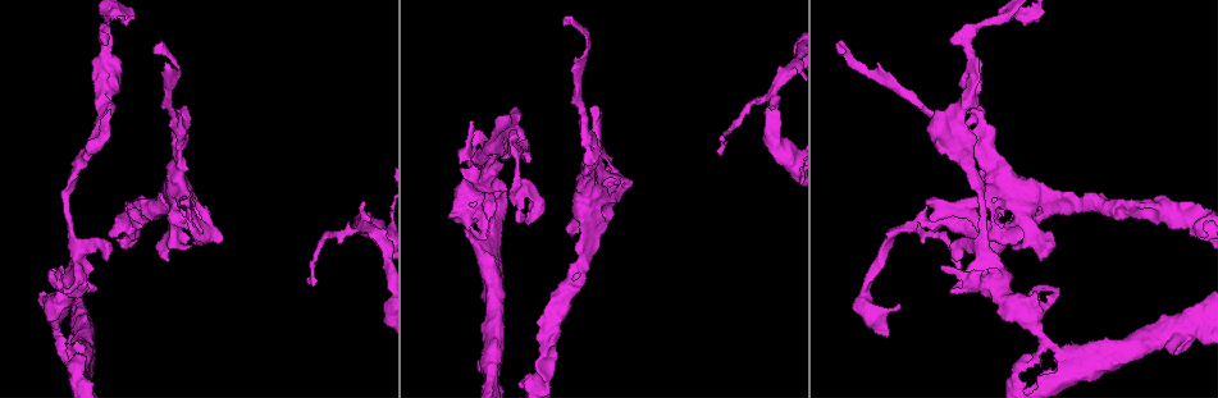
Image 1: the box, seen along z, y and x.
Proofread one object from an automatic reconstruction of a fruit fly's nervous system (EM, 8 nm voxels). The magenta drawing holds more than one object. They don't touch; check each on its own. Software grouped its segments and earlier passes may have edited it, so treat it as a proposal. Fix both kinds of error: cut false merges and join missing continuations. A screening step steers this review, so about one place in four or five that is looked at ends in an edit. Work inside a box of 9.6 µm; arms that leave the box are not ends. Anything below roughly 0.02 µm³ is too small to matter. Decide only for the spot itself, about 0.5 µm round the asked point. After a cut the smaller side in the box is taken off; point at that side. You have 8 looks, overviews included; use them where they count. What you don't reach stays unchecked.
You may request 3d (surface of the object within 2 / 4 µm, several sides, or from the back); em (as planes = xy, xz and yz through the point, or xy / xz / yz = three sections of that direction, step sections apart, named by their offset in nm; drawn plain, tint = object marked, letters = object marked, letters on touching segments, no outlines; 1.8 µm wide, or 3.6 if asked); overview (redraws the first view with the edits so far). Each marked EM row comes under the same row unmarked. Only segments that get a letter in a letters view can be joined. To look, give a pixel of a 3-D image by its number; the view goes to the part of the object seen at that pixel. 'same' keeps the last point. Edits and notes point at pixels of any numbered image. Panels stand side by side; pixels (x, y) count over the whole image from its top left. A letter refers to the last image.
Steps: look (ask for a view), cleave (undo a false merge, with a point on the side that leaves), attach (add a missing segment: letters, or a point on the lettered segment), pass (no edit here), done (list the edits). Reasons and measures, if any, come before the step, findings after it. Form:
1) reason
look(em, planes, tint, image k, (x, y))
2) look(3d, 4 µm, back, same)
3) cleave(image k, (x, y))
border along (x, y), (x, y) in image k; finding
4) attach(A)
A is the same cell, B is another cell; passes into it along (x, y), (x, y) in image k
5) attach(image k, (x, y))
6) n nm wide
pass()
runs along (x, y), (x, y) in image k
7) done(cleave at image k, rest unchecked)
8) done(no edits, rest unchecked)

abrupt turn
look(em, xz, step 4, letters, image 1, (1025, 358))

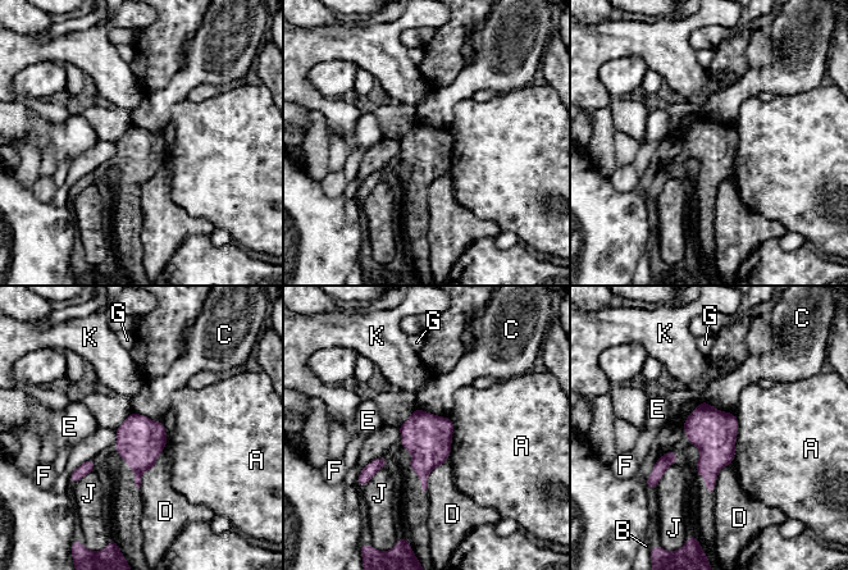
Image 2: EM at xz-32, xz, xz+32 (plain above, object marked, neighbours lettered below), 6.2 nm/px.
look(em, planes, letters, same)

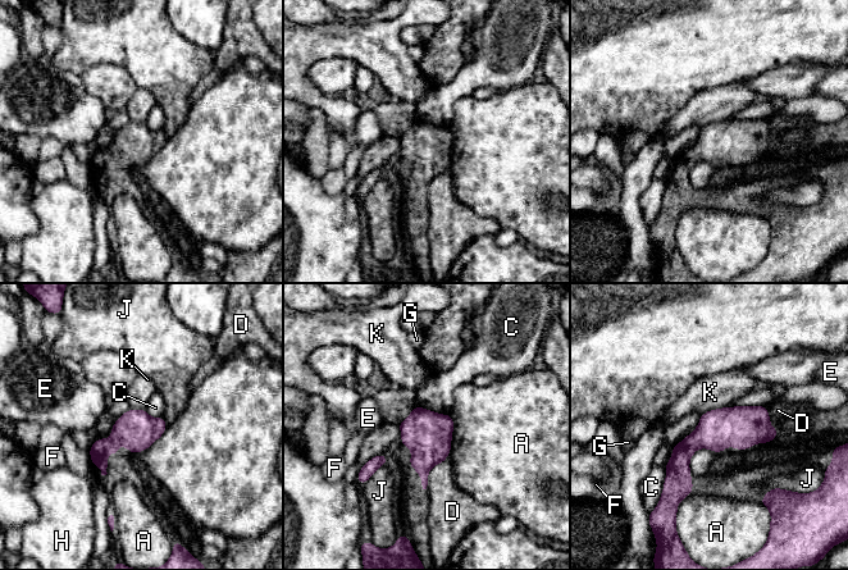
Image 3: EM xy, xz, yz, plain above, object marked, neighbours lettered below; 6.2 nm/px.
pass()
A, C, D, E, F, G, H, J and K are other cells; runs along (764, 409), (698, 438), (674, 492) in image 3; one neuron here

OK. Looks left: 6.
free end
look(em, planes, letters, image 1, (951, 292))

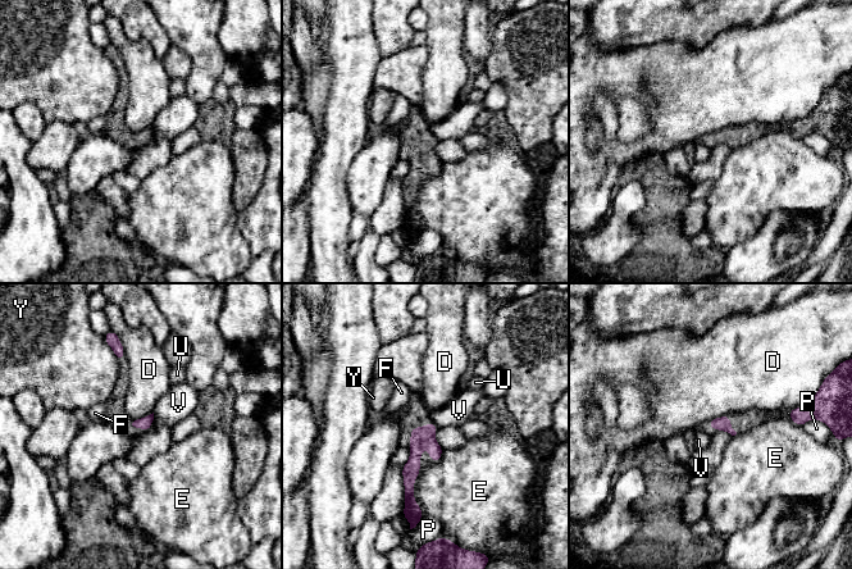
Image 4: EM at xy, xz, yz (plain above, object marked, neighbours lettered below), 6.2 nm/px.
pass()
D, E, F, P, U, V and Y are other cells; runs along (431, 426), (409, 473), (411, 503) in image 4; none of them fits

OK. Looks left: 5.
touches itself
look(em, planes, letters, image 1, (1003, 214))

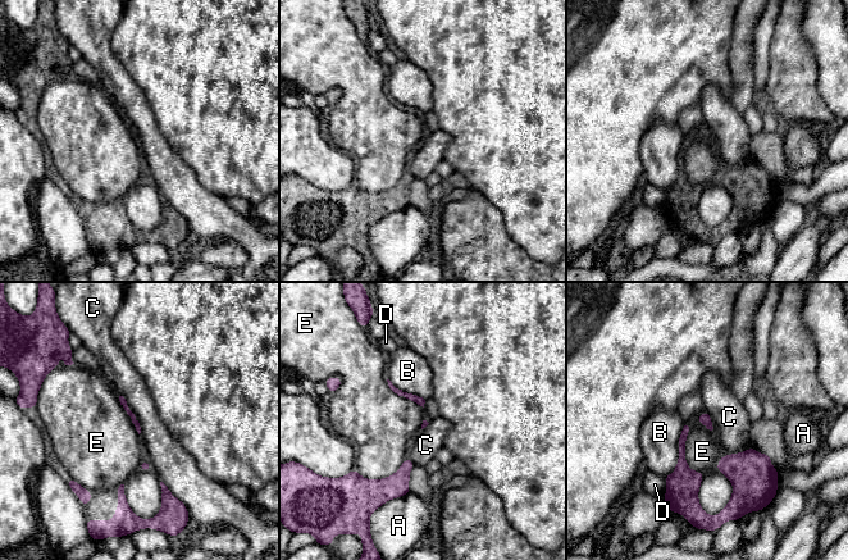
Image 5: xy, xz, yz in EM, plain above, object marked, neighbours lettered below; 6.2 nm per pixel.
pass()
A, B, C, D and E are other cells; border along (406, 456), (381, 478), (347, 473) in image 5; one neuron here

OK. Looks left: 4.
done(no edits, rest unchecked)

